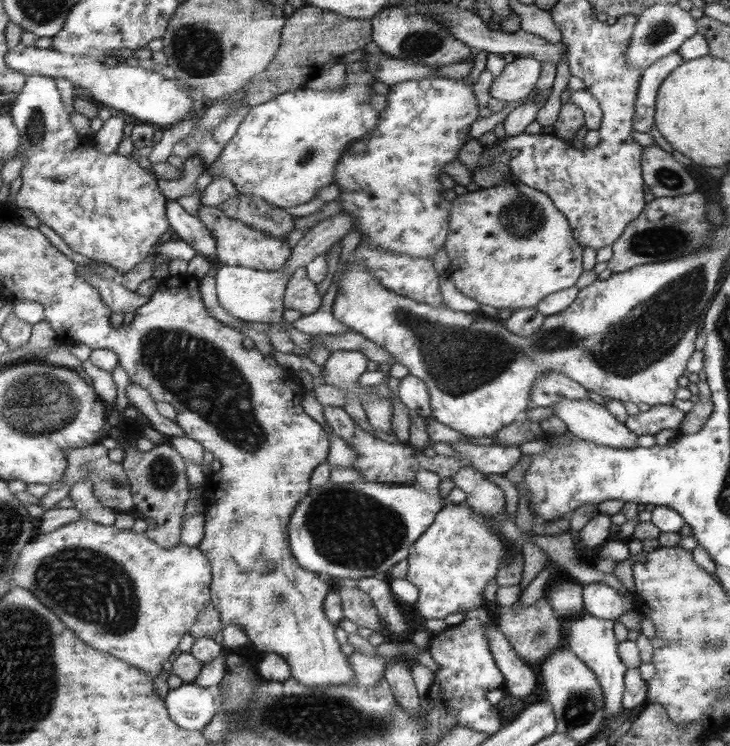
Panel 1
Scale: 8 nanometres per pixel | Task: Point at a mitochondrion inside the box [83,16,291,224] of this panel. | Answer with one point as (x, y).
(195, 50)

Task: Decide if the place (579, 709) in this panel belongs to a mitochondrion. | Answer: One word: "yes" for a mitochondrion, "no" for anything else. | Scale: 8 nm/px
yes

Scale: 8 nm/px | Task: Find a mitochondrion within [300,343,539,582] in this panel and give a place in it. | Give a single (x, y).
(348, 528)

